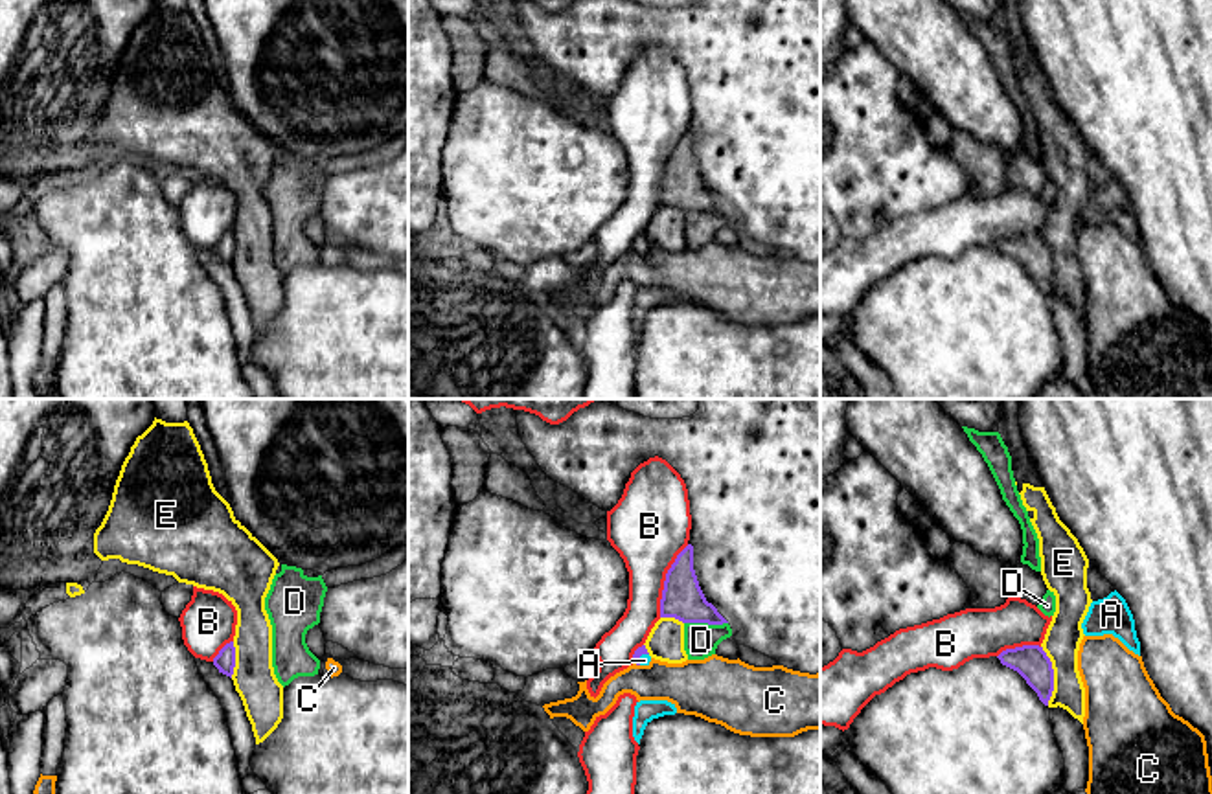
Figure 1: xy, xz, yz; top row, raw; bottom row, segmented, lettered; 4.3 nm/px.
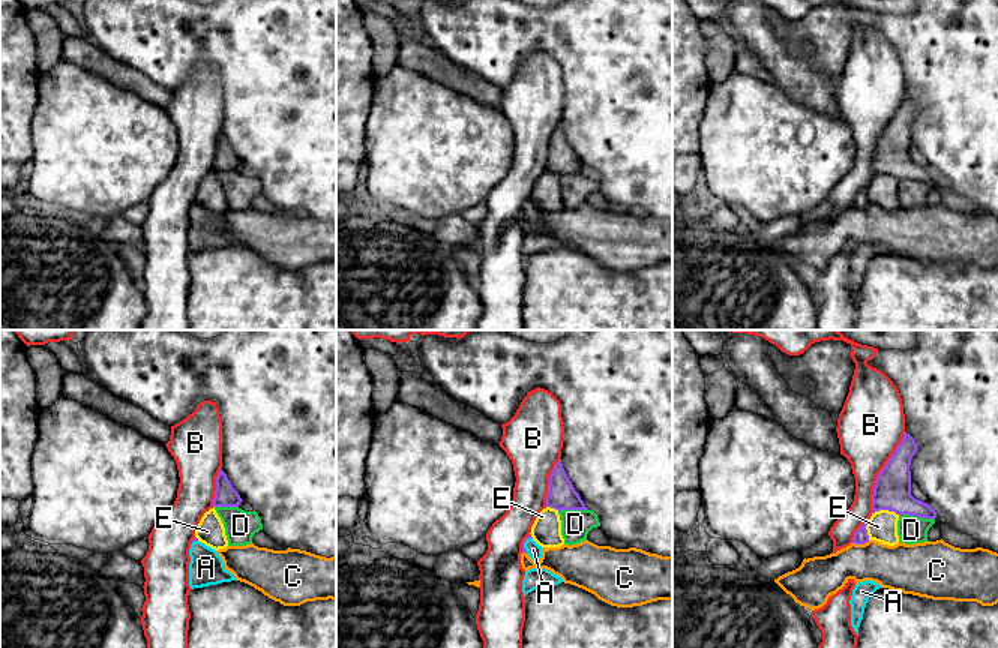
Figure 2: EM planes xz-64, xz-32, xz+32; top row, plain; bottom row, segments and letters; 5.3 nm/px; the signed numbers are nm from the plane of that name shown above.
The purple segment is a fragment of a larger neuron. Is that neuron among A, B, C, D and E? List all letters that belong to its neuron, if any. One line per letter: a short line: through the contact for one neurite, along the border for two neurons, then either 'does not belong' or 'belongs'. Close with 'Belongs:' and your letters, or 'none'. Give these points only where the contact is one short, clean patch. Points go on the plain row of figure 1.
A: line xz (642, 238), (640, 243), (644, 249); belongs
B: does not belong
C: line xz (633, 250), (639, 254); does not belong
D: line xz (685, 210), (727, 212); does not belong
E: line yz (1041, 234), (1052, 258), (1049, 293); does not belong
Belongs: A

